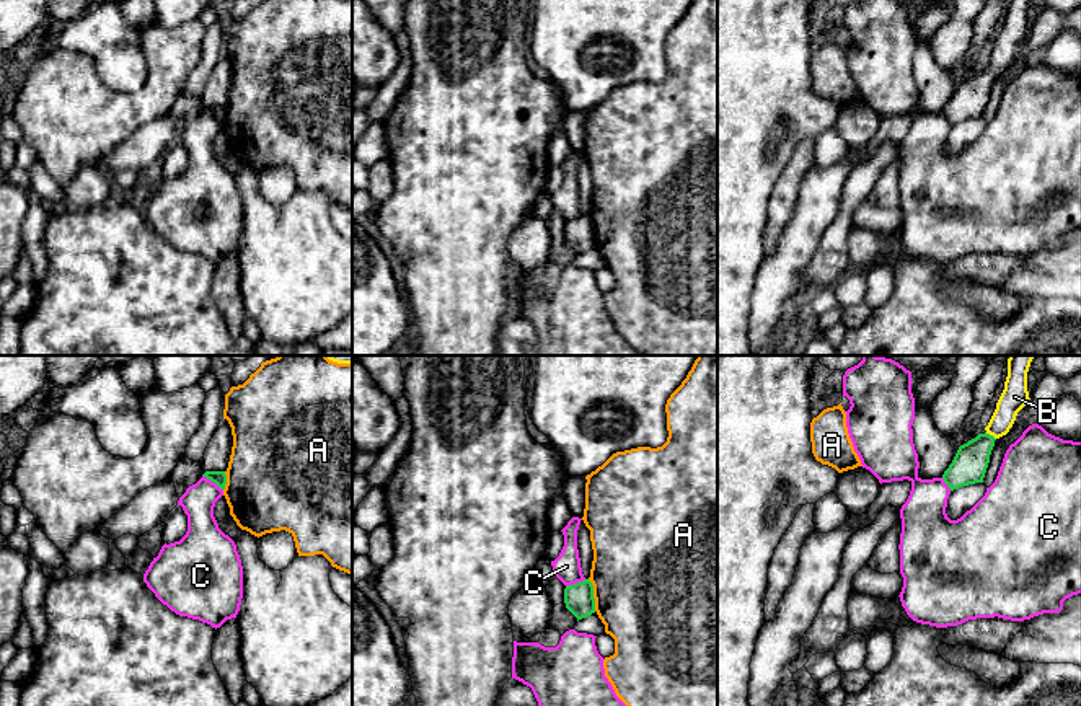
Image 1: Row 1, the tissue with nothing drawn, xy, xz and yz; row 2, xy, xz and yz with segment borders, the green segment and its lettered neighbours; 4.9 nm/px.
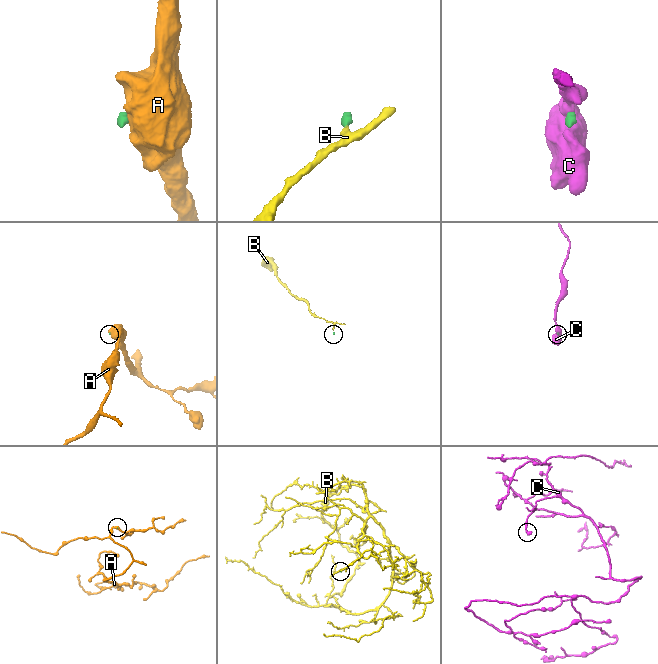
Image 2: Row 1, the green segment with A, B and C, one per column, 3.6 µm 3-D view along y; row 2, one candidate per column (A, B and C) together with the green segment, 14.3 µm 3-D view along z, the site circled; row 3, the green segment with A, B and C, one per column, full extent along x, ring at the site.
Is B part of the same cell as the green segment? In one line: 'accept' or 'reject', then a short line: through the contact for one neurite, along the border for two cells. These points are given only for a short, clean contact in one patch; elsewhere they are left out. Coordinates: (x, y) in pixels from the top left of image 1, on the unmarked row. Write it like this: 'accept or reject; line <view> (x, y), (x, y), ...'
accept; line yz (970, 97), (988, 69), (1001, 56), (1014, 31)

